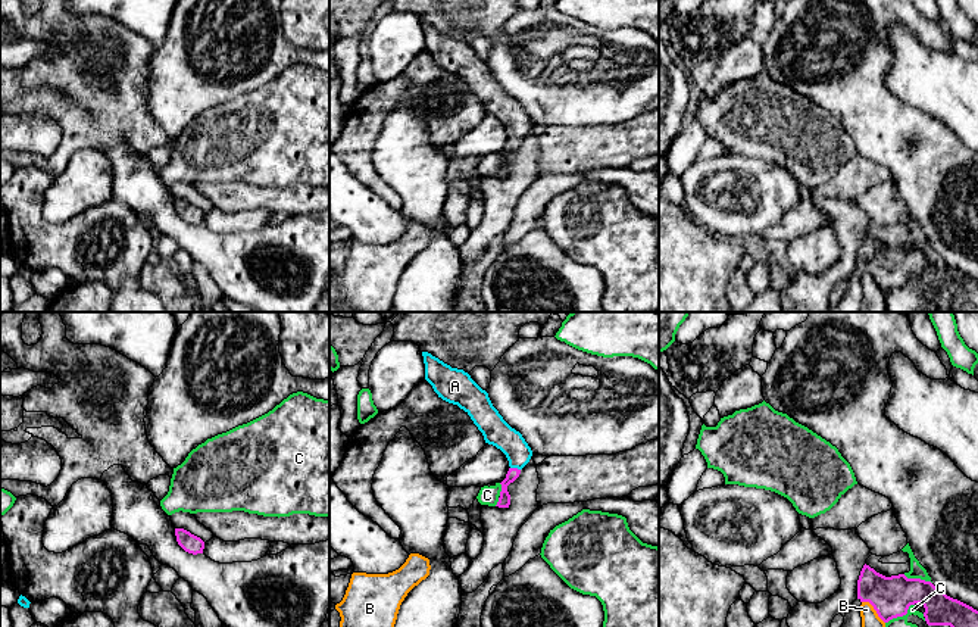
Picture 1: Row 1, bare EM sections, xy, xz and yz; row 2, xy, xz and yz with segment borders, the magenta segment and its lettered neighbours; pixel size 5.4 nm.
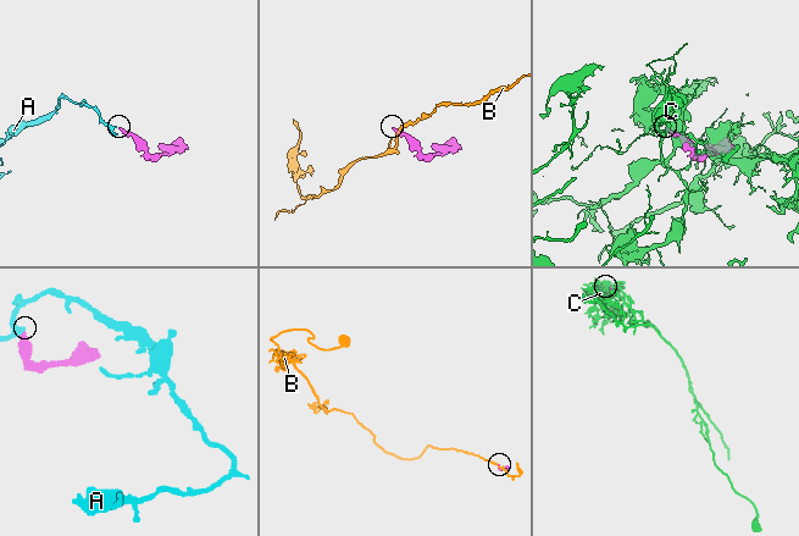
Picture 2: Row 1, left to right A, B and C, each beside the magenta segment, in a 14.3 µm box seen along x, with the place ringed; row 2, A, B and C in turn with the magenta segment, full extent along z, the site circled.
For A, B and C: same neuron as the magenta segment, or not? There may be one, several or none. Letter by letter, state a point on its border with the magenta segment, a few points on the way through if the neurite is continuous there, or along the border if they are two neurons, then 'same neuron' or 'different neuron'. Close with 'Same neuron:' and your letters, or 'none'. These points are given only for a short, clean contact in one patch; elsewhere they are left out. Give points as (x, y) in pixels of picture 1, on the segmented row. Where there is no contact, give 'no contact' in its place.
A: contact xz (515, 468); way xz (512, 474), (515, 468), (515, 451), (496, 431); same neuron
B: contact yz (874, 608); border yz (862, 601), (866, 601), (884, 623); different neuron
C: contact yz (900, 615); different neuron
Same neuron: A

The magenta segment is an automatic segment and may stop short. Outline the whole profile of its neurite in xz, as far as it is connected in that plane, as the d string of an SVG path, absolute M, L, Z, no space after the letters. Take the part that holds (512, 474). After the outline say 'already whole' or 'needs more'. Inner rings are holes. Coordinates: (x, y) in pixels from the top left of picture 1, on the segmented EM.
M422 352L425 364L425 380L443 400L463 409L478 430L485 443L500 449L507 461L509 471L500 483L502 492L496 506L509 508L510 495L507 486L513 483L521 470L529 462L532 450L519 431L512 428L499 411L493 406L488 393L482 390L468 372L451 368L428 352Z; needs more

